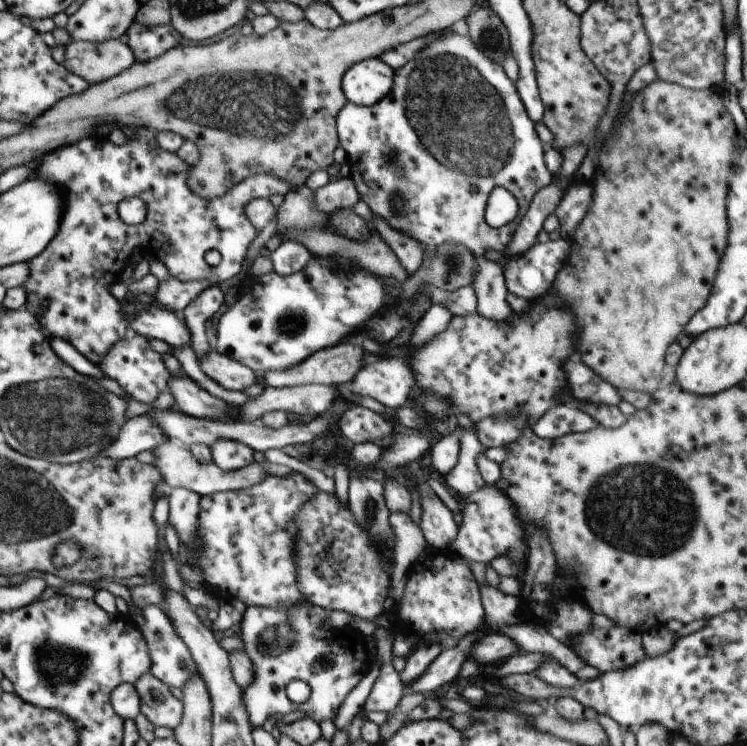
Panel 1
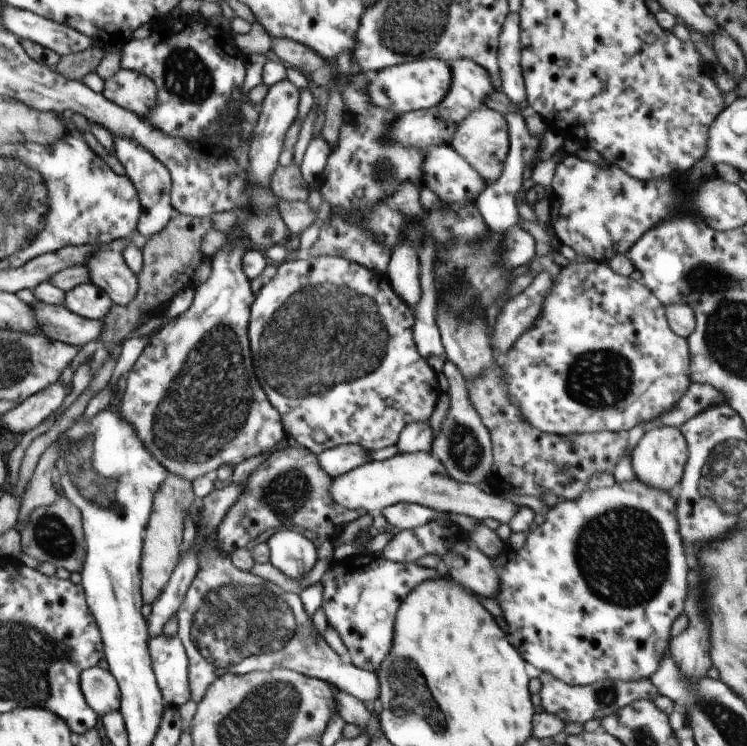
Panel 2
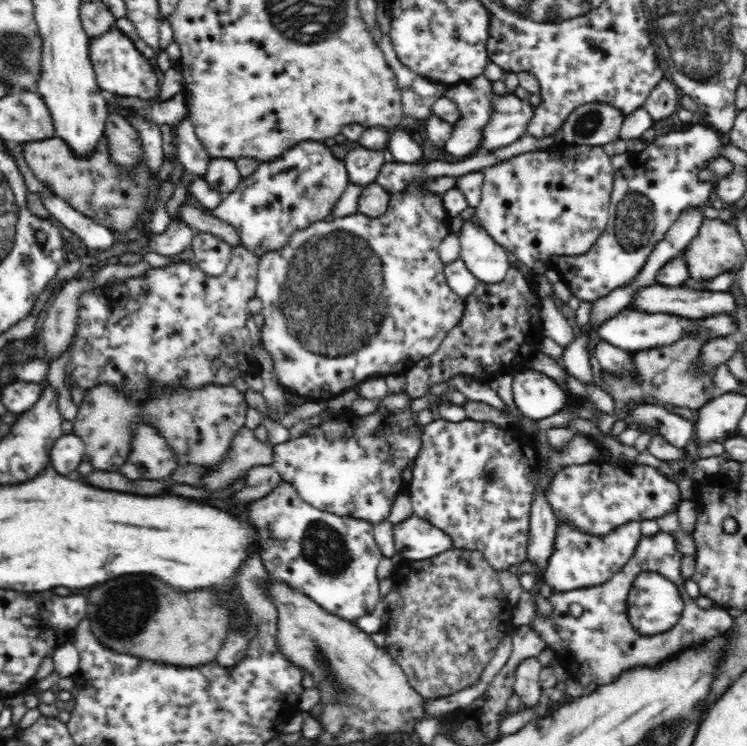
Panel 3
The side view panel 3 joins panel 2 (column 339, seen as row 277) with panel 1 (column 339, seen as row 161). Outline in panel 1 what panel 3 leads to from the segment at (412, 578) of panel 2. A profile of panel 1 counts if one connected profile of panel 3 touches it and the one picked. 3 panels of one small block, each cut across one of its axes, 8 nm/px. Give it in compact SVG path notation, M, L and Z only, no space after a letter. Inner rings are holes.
M306 599L289 610L274 610L266 606L247 607L240 622L242 634L240 638L254 667L254 682L248 684L248 688L242 689L242 702L248 712L252 730L260 728L269 716L275 717L276 714L285 716L294 710L304 712L306 717L318 723L322 720L334 720L344 698L368 674L373 655L371 639L350 626L340 630L328 625L326 620L330 613L329 610L314 606ZM293 680L303 680L310 686L311 694L306 702L294 703L288 698L286 686Z

